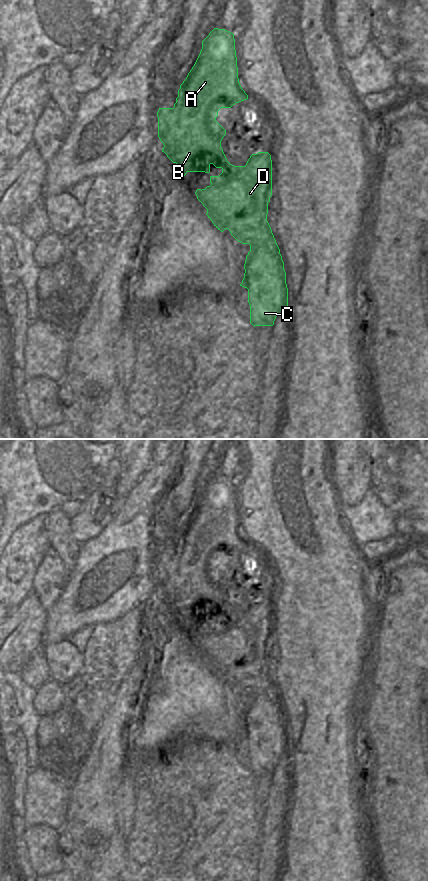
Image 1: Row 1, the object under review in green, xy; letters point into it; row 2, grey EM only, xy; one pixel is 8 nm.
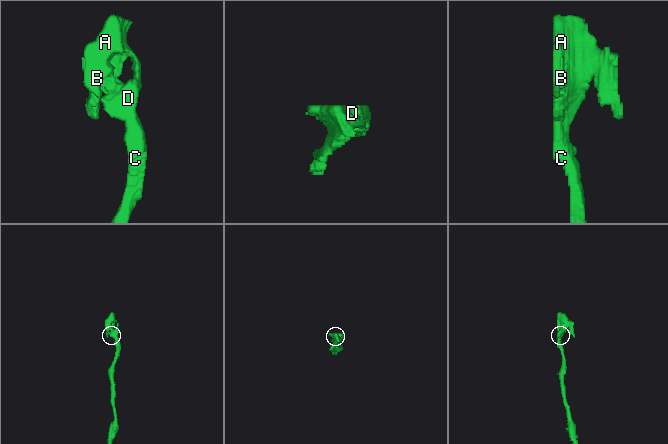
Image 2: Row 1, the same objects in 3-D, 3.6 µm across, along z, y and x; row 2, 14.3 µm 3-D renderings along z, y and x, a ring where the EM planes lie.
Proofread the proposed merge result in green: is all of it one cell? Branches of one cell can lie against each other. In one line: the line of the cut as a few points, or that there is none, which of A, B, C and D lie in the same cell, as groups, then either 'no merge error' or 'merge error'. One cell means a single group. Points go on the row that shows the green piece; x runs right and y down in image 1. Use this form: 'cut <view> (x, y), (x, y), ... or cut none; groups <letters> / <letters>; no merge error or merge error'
cut xy (250, 245), (271, 244), (278, 253), (277, 258), (281, 259); groups A B D / C; merge error

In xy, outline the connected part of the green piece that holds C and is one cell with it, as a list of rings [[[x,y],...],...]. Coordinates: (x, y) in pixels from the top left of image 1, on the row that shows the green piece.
[[[254,244],[246,256],[244,278],[240,286],[248,289],[250,323],[255,326],[273,326],[279,314],[289,313],[288,288],[284,262],[278,260],[273,244]]]

